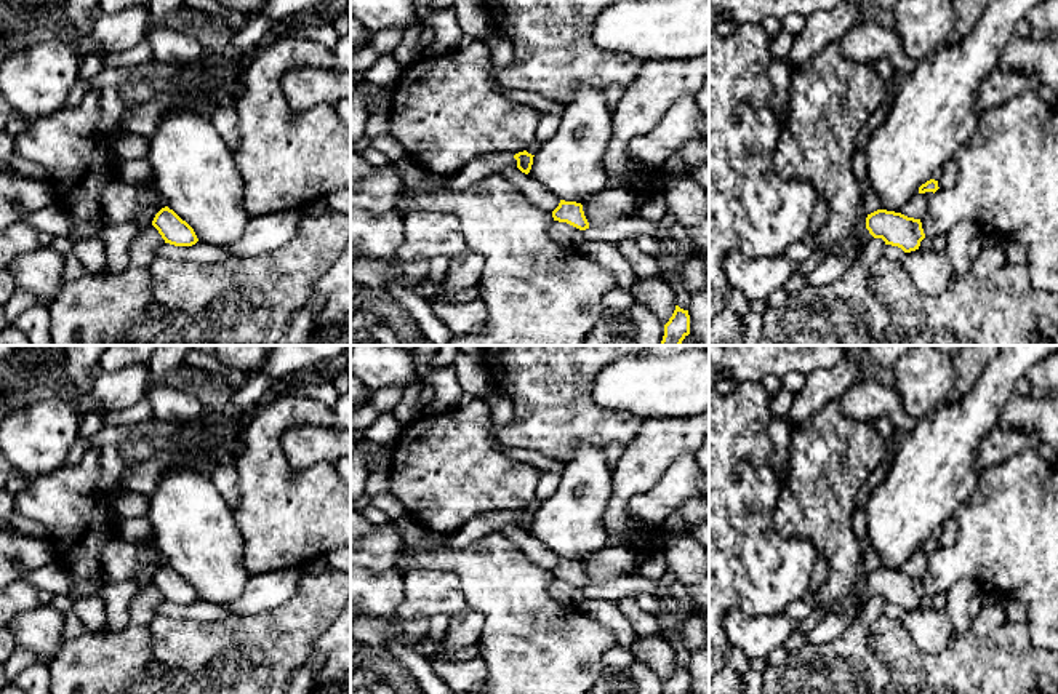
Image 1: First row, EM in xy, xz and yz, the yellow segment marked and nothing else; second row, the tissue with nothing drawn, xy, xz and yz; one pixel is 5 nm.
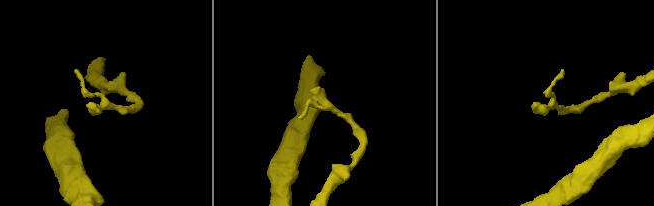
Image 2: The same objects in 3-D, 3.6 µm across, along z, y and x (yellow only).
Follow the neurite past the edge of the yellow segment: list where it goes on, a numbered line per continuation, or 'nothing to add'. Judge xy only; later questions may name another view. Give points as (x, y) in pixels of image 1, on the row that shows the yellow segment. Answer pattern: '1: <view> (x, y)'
nothing to add

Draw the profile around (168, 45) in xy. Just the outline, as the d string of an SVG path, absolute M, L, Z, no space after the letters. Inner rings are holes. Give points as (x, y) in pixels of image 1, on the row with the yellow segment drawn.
M150 26L146 34L152 56L165 64L189 64L197 67L208 54L192 32L170 26Z

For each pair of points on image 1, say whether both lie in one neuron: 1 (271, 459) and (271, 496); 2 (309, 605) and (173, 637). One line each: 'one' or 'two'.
1: one
2: one

